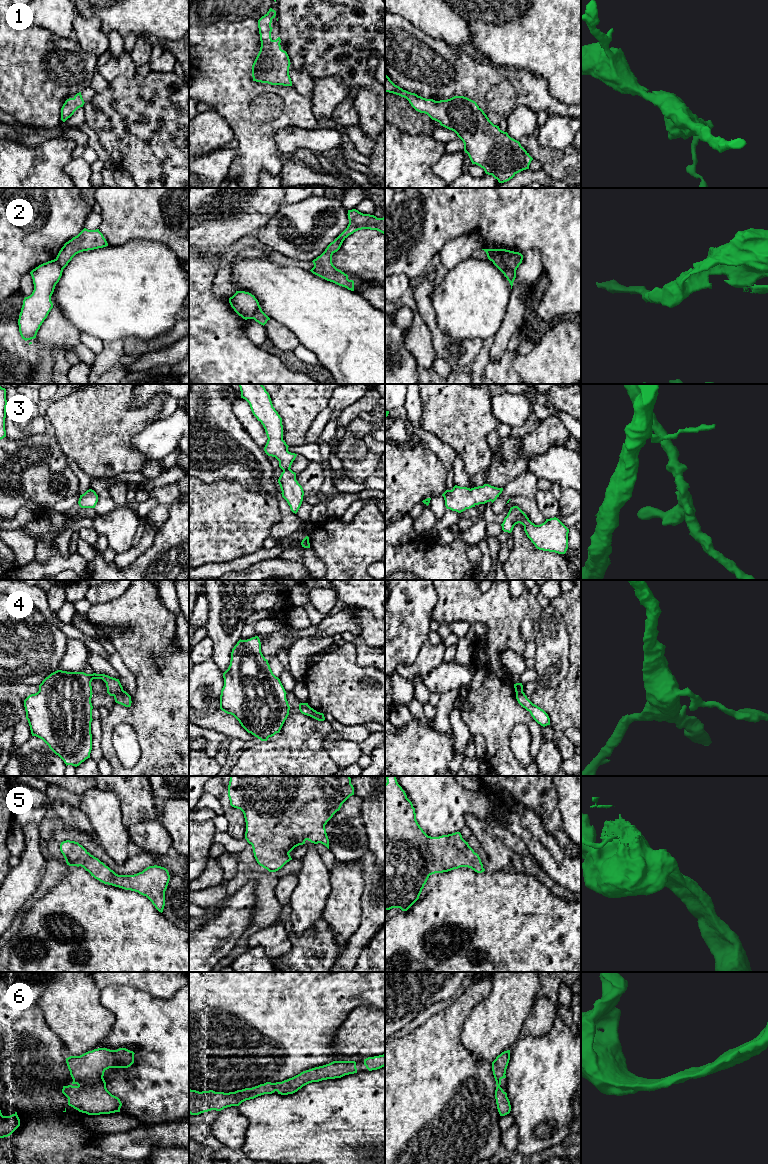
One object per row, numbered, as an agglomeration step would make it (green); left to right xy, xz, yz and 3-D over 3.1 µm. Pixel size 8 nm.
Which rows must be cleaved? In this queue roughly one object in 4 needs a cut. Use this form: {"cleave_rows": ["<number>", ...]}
{"cleave_rows": ["2", "4"]}

